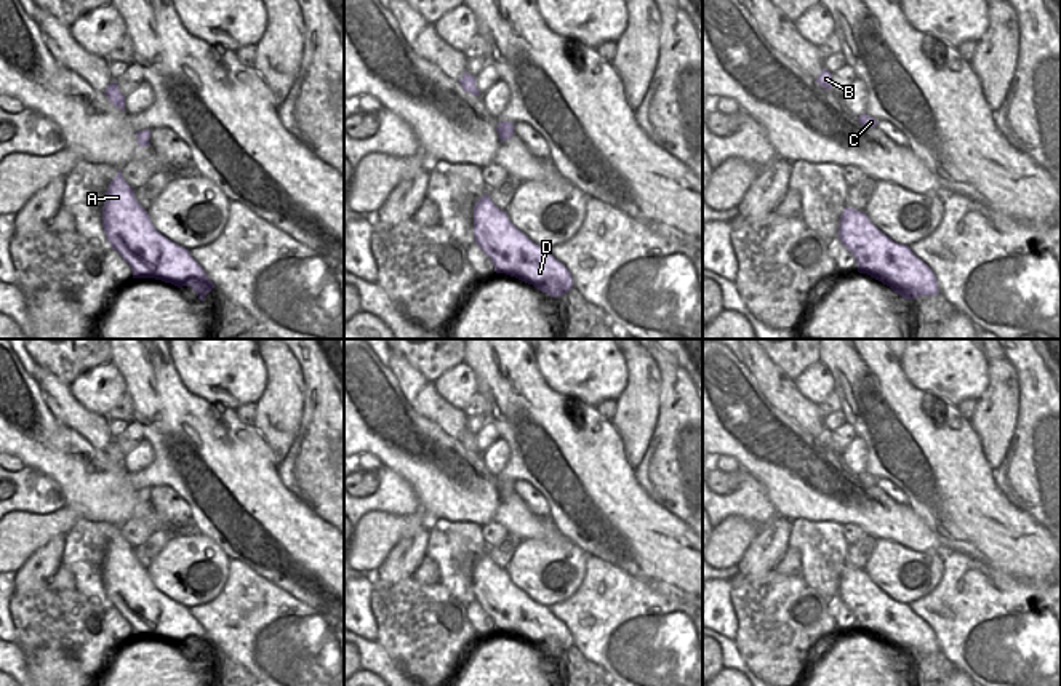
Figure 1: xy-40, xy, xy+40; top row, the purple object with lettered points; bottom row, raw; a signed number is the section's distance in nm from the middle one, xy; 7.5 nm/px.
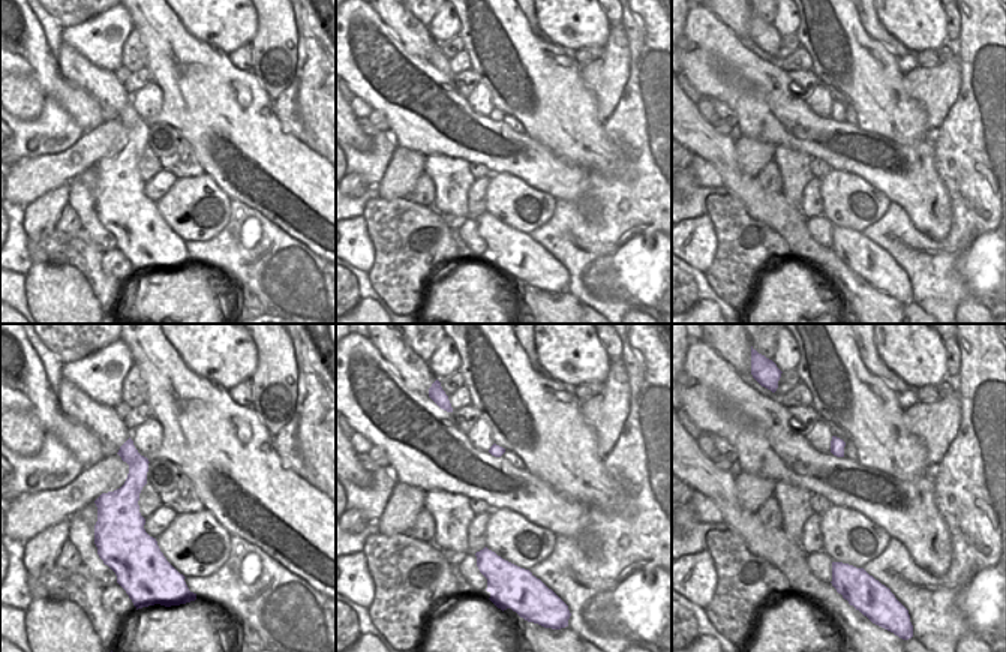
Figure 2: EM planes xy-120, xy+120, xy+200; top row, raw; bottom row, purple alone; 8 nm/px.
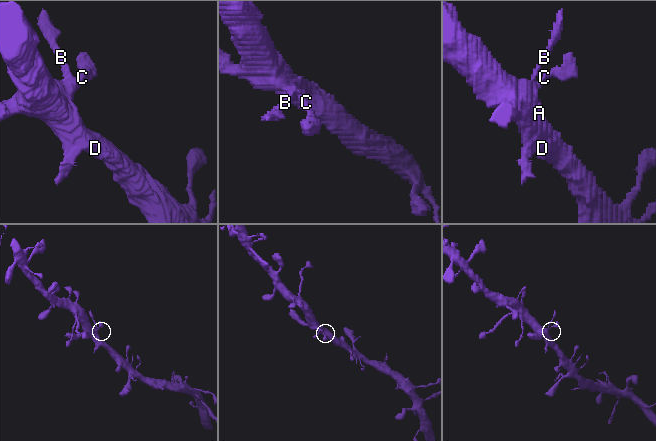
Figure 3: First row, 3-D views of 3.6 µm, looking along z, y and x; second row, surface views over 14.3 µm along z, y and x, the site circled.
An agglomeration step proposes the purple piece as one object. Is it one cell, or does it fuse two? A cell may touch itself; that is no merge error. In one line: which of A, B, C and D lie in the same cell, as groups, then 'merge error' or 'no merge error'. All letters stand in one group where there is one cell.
A B C D | no merge error

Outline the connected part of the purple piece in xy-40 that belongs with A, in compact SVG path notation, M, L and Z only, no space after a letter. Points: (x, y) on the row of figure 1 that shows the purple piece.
M120 170L106 192L102 227L112 249L130 264L133 278L155 278L178 288L190 286L200 301L214 288L189 249L155 230Z

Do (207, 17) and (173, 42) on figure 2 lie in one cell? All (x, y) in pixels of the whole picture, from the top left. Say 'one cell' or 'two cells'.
two cells

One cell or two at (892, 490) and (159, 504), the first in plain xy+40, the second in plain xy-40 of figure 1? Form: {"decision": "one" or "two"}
{"decision": "one"}

